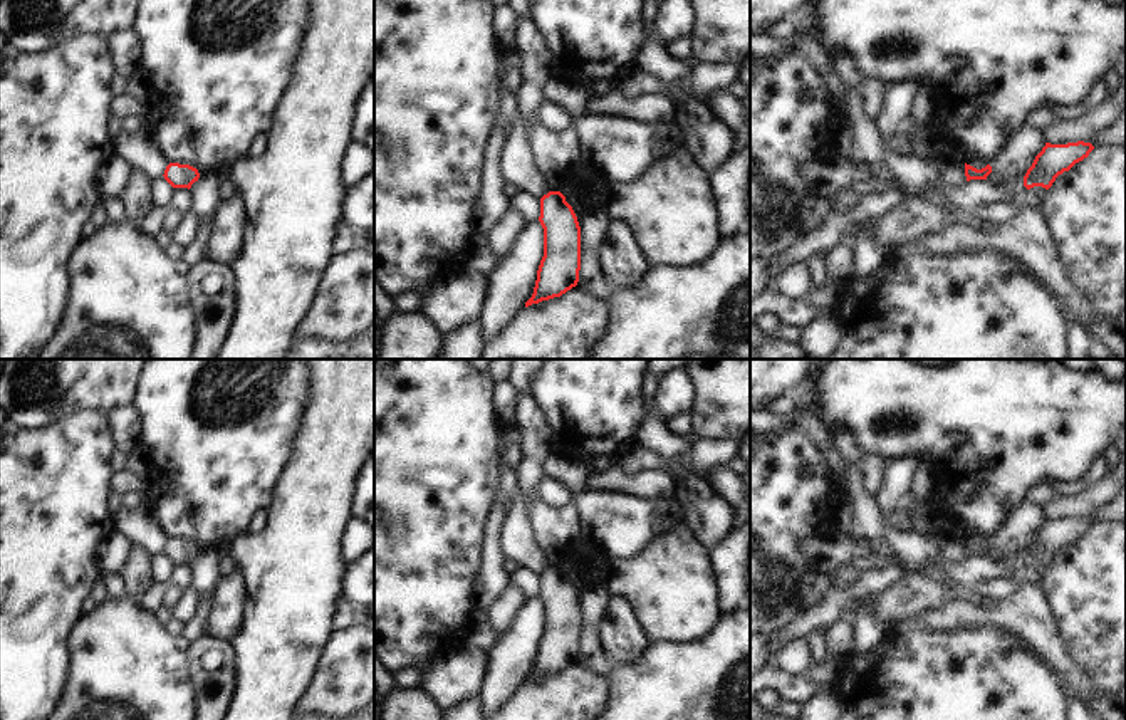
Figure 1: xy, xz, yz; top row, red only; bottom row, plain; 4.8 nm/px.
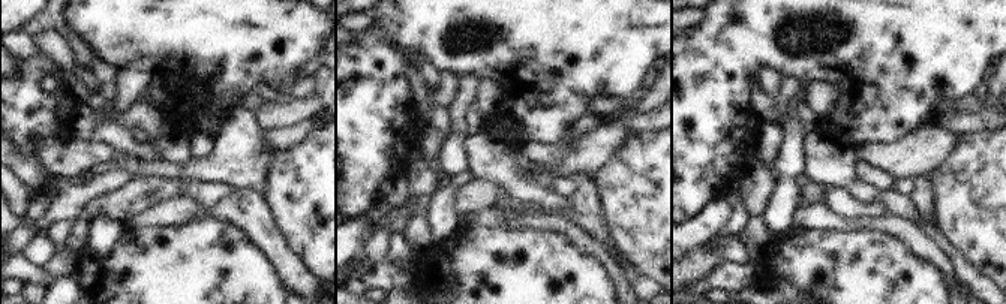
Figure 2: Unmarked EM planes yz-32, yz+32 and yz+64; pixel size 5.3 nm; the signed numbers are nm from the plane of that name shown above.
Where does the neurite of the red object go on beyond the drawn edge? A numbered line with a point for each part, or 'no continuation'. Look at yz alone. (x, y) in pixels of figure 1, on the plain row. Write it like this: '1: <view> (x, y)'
no continuation

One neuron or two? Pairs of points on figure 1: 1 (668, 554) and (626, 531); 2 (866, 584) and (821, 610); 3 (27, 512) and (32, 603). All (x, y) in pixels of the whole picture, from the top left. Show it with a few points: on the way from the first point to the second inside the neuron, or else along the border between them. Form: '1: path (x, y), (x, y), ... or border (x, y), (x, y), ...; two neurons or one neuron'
1: border (680, 521), (660, 531), (636, 554), (613, 561); two neurons
2: path (854, 594), (839, 600), (833, 606); one neuron
3: path (27, 534), (27, 581); one neuron

